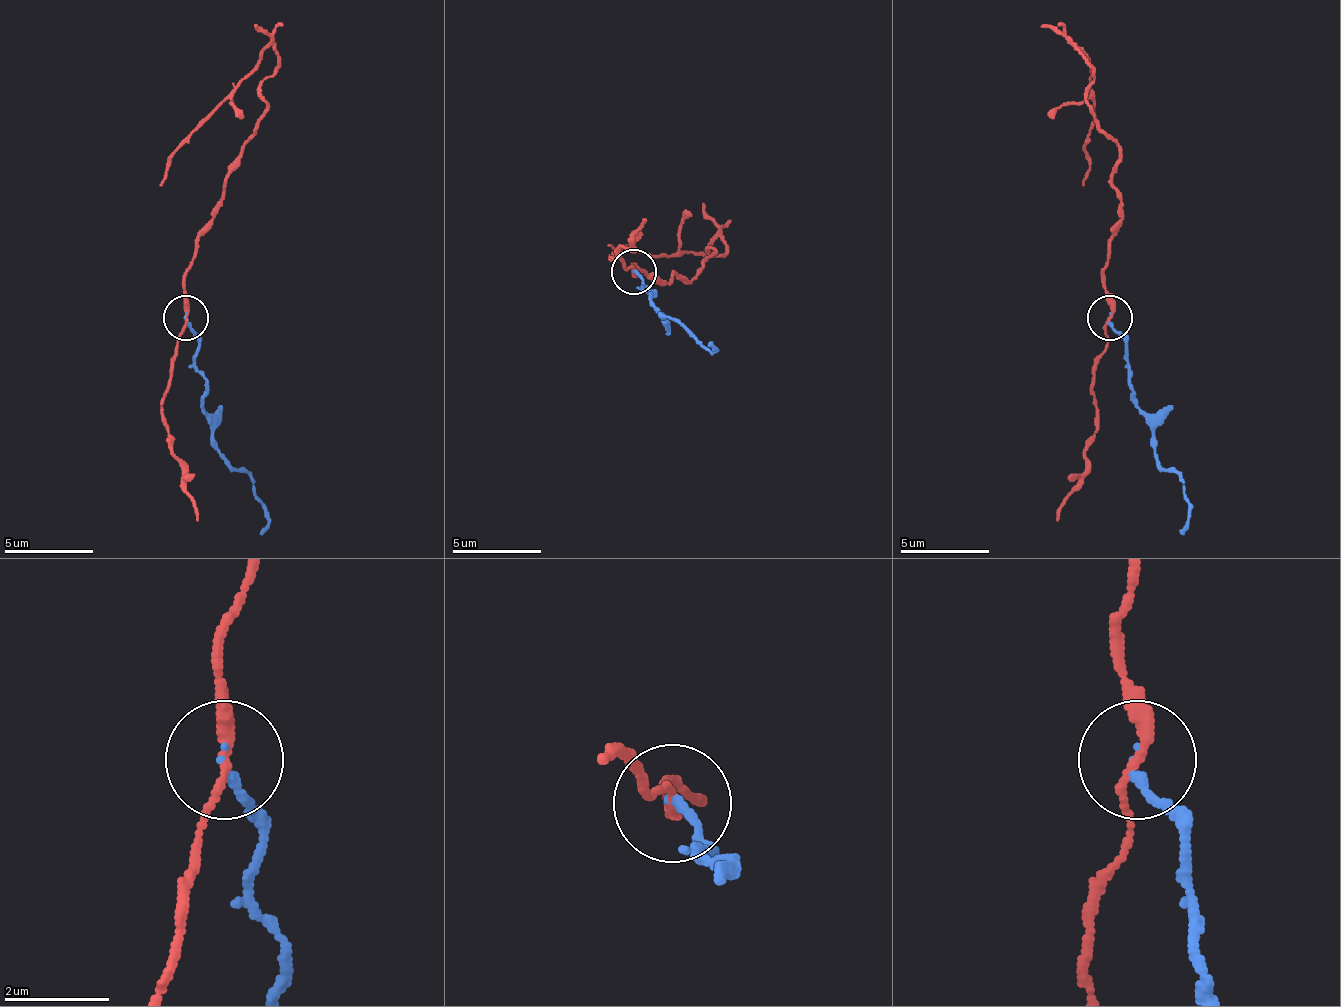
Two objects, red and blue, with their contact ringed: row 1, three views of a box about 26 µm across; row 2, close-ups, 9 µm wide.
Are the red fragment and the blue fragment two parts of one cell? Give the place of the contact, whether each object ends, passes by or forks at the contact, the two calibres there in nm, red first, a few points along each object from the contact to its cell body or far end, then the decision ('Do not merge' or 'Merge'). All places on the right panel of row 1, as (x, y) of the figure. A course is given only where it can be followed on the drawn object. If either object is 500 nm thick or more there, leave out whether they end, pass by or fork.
Place: (1110, 318). At the ring red passes by. At the ring blue ends. Thickness 200 nm (red) against 150 nm. Course of red: (1109, 319), (1118, 144), (1091, 109), (1095, 77), (1077, 46), (1095, 104), (1082, 185). Course of blue: (1109, 319), (1127, 346), (1127, 368), (1136, 408), (1153, 444), (1158, 462), (1185, 484), (1189, 511), (1180, 533). Do not merge

